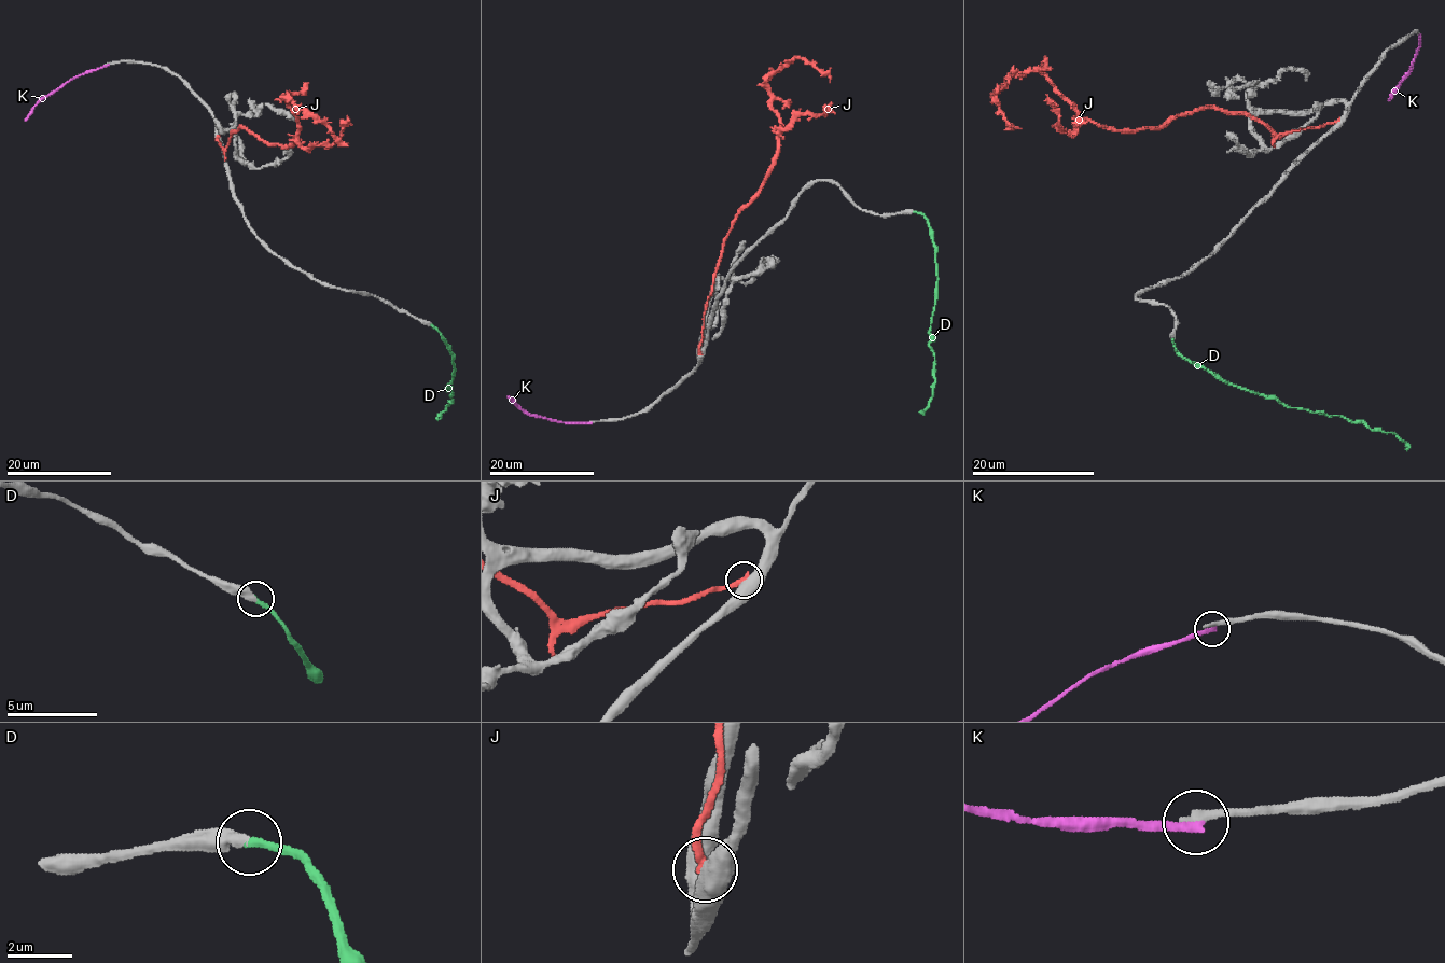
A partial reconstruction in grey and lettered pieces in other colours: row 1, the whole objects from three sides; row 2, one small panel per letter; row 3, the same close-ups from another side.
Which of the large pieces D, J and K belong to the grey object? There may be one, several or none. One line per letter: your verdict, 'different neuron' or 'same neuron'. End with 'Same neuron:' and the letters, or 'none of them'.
D: same neuron
J: different neuron
K: different neuron
Same neuron: D

